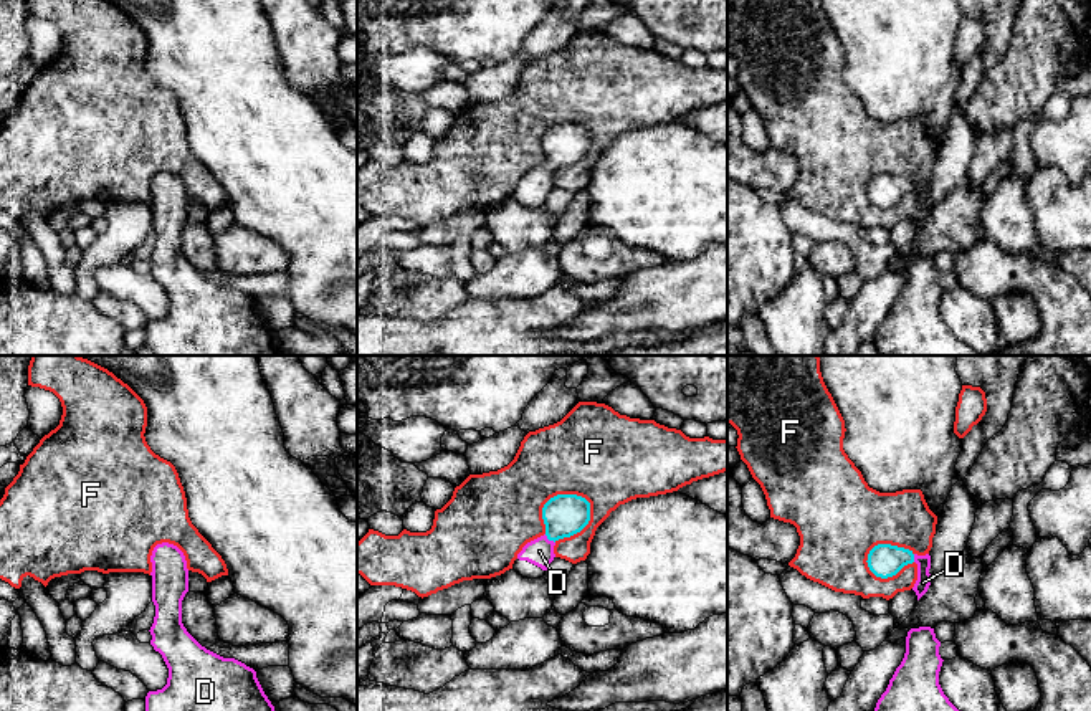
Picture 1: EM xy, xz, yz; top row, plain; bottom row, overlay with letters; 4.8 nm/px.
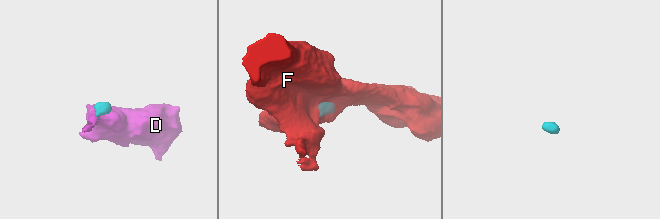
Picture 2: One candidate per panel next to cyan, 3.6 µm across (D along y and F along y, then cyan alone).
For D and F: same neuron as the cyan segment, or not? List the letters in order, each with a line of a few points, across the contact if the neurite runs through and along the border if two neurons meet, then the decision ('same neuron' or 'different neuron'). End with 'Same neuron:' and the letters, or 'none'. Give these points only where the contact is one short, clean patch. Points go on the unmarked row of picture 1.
D: line xz (564, 144), (549, 169), (539, 181); same neuron
F: line xz (584, 126), (589, 133), (589, 151), (579, 161), (554, 171); different neuron
Same neuron: D

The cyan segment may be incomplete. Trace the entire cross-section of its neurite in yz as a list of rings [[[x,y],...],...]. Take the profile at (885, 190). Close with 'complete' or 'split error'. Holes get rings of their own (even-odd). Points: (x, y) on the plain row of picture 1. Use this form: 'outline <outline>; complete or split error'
outline [[[878,174],[868,184],[868,197],[869,200],[881,208],[888,208],[896,205],[904,195],[916,192],[917,193],[917,210],[912,220],[917,225],[917,230],[927,222],[931,215],[931,185],[917,185],[909,179],[891,175],[891,174]]]; split error

